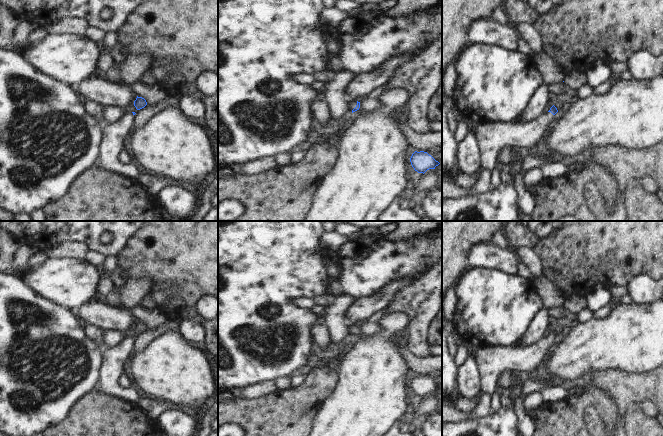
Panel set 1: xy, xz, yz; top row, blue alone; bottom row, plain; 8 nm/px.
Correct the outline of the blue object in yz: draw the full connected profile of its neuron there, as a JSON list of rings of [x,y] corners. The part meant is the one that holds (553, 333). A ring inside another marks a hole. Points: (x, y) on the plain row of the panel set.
[[[553,329],[547,337],[542,337],[535,343],[528,345],[511,345],[511,346],[484,346],[476,347],[467,345],[469,355],[472,354],[477,361],[482,393],[492,394],[498,386],[498,381],[502,372],[511,370],[517,376],[526,376],[528,371],[543,366],[543,358],[549,354],[550,344],[558,336]]]

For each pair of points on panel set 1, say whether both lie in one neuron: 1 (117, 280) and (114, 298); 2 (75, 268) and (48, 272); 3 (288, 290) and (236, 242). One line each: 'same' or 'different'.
1: same
2: same
3: same

